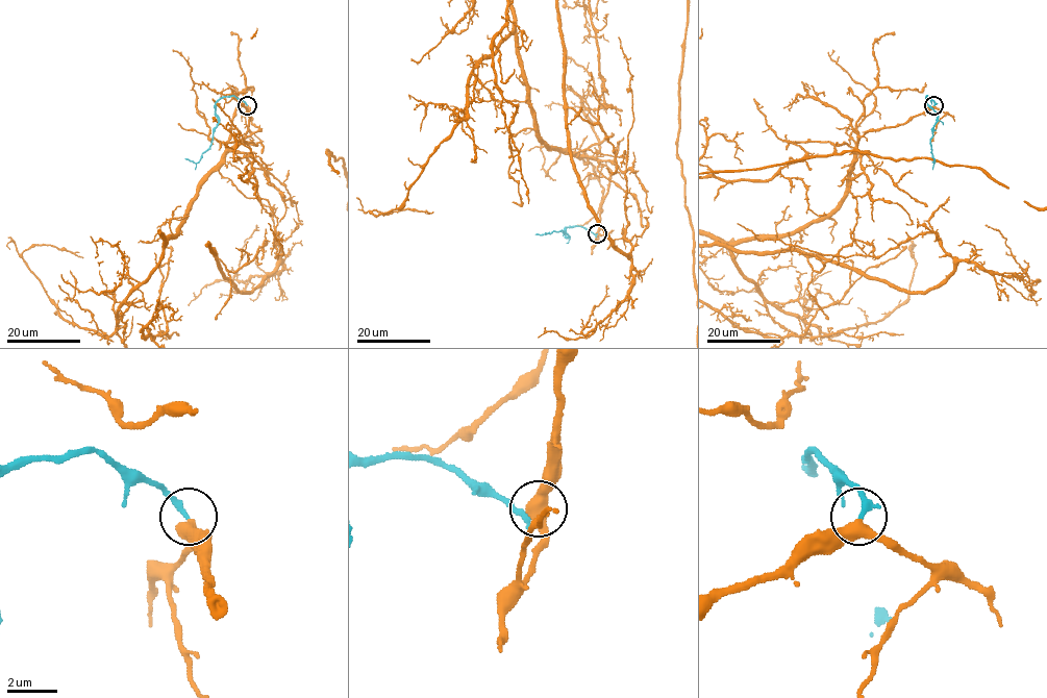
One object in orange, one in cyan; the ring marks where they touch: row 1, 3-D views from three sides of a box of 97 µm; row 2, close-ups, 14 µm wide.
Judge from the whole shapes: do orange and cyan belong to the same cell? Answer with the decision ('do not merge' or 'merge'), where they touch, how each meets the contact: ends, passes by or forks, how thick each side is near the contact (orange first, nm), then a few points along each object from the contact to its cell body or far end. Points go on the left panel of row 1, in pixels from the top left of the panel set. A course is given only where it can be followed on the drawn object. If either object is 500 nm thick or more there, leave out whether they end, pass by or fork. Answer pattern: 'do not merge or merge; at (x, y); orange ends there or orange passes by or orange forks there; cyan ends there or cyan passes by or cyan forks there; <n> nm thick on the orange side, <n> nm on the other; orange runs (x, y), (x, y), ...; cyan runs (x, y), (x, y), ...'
merge; at (247, 105); orange passes by; cyan ends there; 440 nm thick on the orange side, 260 nm on the other; cyan runs (247, 105), (234, 96), (223, 96), (216, 104), (218, 124), (210, 146), (197, 163), (184, 158)

